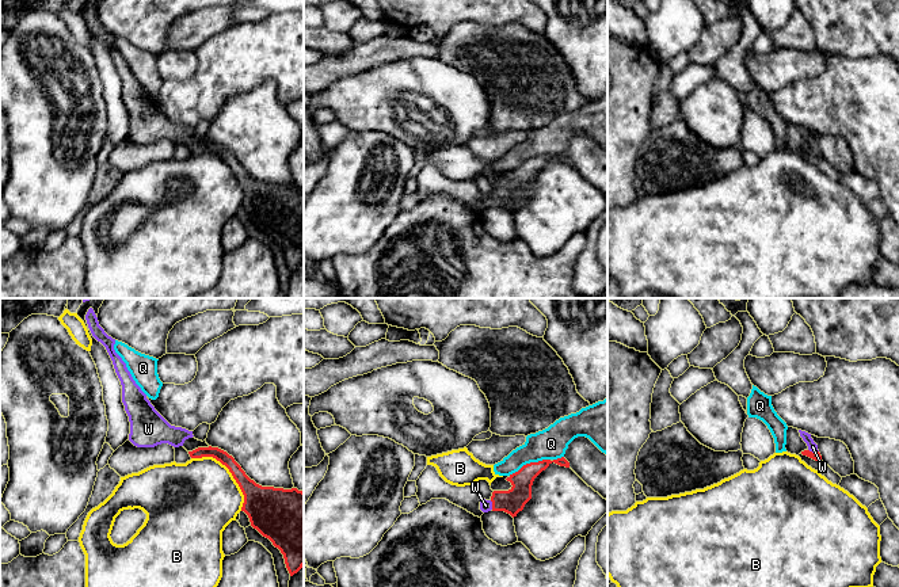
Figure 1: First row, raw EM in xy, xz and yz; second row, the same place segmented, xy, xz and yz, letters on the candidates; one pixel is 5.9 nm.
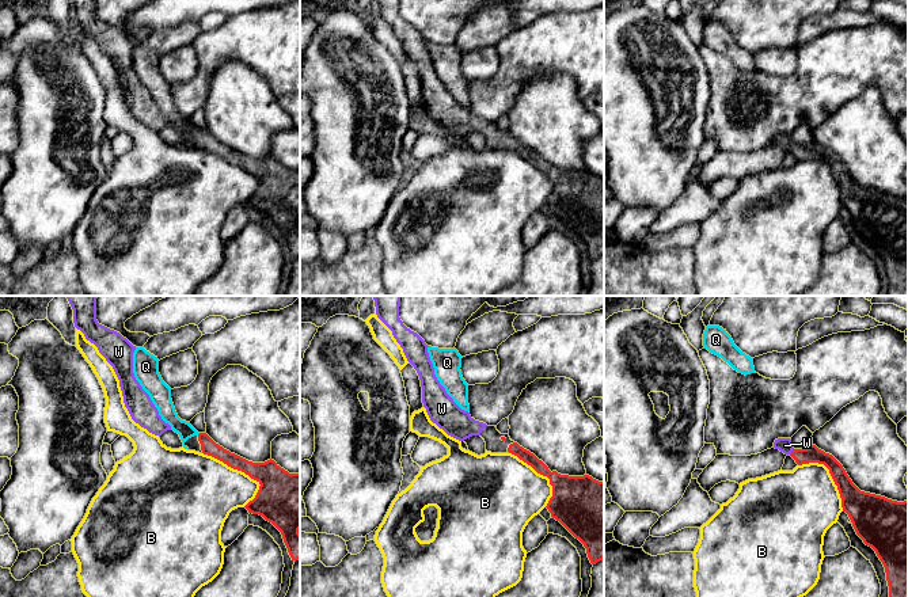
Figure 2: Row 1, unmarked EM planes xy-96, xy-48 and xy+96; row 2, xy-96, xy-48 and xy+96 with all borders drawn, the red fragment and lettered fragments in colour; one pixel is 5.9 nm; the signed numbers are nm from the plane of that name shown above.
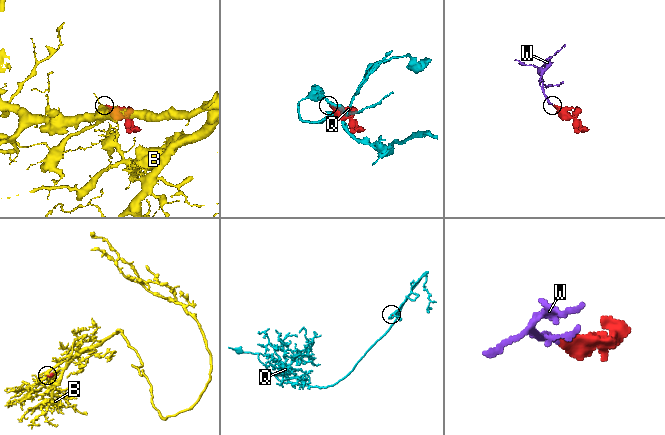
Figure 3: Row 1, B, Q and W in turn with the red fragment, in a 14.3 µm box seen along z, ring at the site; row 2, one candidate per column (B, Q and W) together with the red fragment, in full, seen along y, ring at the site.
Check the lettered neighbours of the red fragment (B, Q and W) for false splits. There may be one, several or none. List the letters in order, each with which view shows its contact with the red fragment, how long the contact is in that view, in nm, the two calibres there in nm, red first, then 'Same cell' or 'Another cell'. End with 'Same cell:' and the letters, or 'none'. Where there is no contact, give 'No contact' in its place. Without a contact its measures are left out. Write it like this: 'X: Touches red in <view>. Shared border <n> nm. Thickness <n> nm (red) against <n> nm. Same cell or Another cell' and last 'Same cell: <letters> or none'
B: Touches red in xy. Shared border 440 nm. Thickness 180 nm (red) against 460 nm. Another cell
Q: Touches red in xz. Shared border 260 nm. Thickness 140 nm (red) against 190 nm. Another cell
W: Touches red in yz. Shared border 70 nm. Thickness 50 nm (red) against 60 nm. Same cell
Same cell: W

